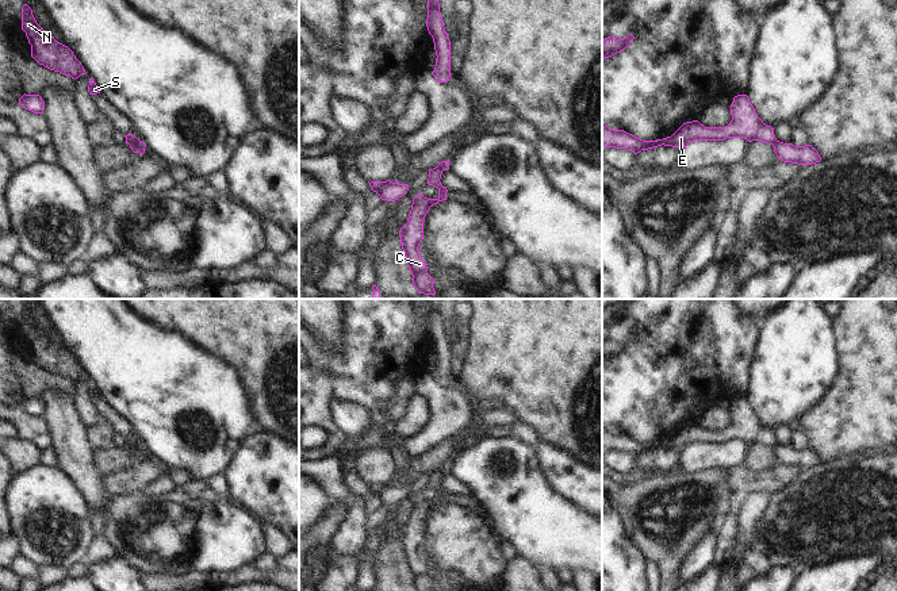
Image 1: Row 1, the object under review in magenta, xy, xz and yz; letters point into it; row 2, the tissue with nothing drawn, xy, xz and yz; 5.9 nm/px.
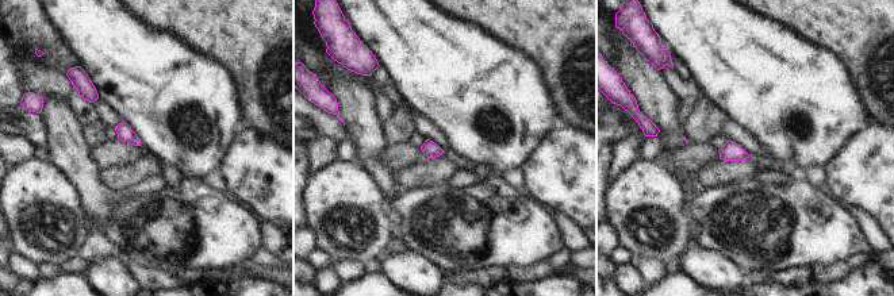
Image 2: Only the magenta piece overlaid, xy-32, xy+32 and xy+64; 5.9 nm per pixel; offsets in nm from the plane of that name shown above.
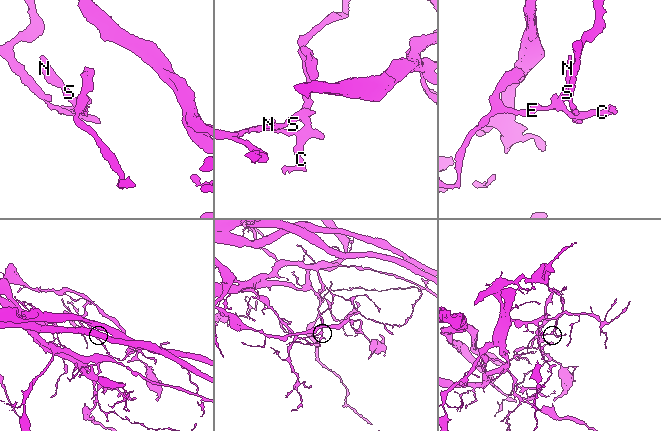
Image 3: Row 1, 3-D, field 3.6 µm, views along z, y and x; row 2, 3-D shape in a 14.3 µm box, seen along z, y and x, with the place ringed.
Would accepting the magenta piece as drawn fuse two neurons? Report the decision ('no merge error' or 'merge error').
merge error

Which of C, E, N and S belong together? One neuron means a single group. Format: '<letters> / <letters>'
C / E N S

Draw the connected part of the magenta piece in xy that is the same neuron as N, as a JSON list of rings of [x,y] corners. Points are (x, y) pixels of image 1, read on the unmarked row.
[[[27,307],[22,310],[22,333],[26,335],[31,348],[31,360],[39,368],[70,379],[74,383],[87,376],[73,354],[68,349],[57,345],[54,339],[49,338],[37,326],[32,312]]]

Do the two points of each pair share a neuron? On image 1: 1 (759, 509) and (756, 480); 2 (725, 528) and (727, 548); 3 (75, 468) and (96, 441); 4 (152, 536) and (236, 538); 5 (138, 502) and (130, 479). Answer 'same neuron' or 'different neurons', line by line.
1: different neurons
2: same neuron
3: different neurons
4: same neuron
5: different neurons

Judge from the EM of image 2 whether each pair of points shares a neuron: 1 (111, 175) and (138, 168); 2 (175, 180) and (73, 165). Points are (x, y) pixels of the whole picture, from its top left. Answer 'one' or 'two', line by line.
1: one
2: two

